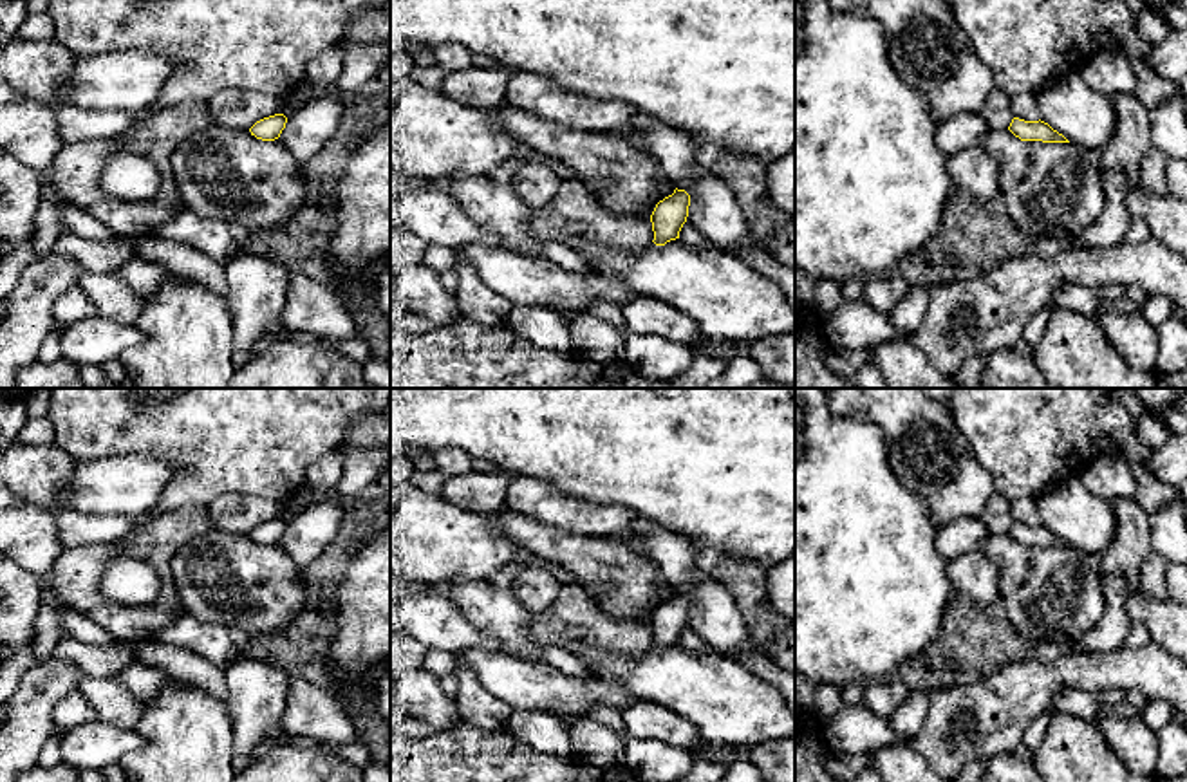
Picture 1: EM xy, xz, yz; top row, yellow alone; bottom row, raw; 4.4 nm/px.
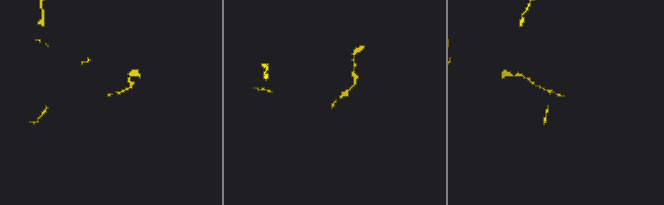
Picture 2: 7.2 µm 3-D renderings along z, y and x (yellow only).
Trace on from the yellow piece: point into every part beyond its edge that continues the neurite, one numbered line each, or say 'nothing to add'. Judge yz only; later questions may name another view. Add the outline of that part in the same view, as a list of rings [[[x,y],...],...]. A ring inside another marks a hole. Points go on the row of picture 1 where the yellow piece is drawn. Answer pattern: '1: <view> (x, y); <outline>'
nothing to add

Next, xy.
nothing to add

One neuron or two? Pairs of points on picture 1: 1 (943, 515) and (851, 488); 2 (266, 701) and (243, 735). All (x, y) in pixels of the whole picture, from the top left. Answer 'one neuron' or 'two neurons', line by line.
1: two neurons
2: one neuron

